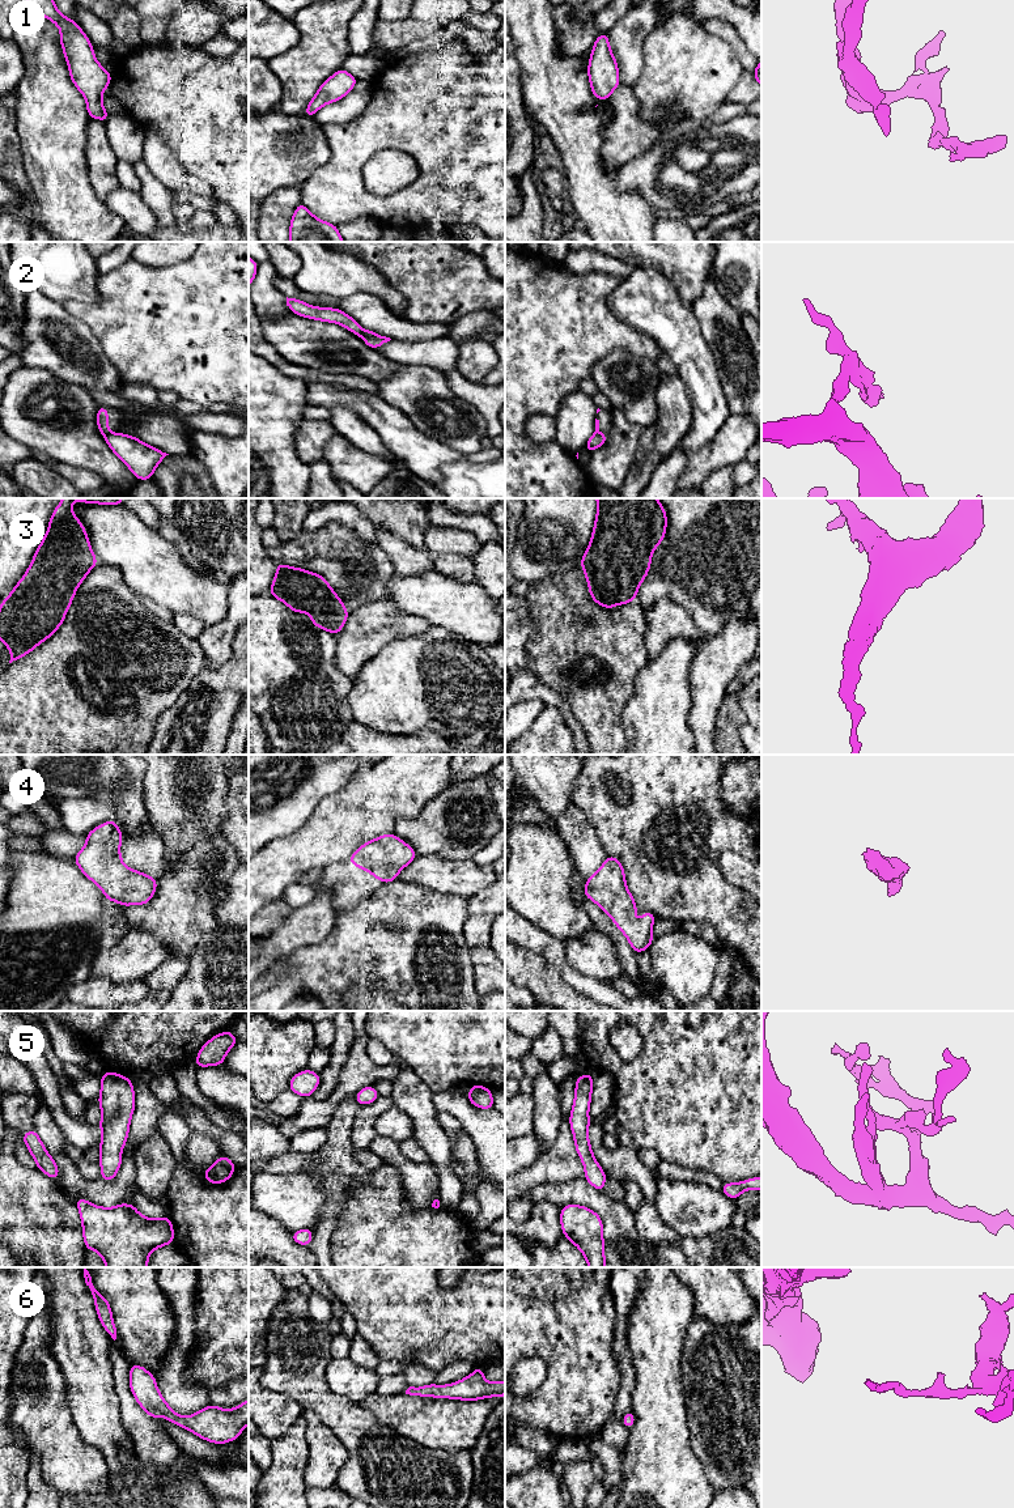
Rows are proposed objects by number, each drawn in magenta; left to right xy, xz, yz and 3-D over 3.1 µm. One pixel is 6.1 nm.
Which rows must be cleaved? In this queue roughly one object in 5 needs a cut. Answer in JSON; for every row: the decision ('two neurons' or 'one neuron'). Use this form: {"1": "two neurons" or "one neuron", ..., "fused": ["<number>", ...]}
{"1": "one neuron", "2": "two neurons", "3": "one neuron", "4": "one neuron", "5": "one neuron", "6": "one neuron", "fused": ["2"]}

